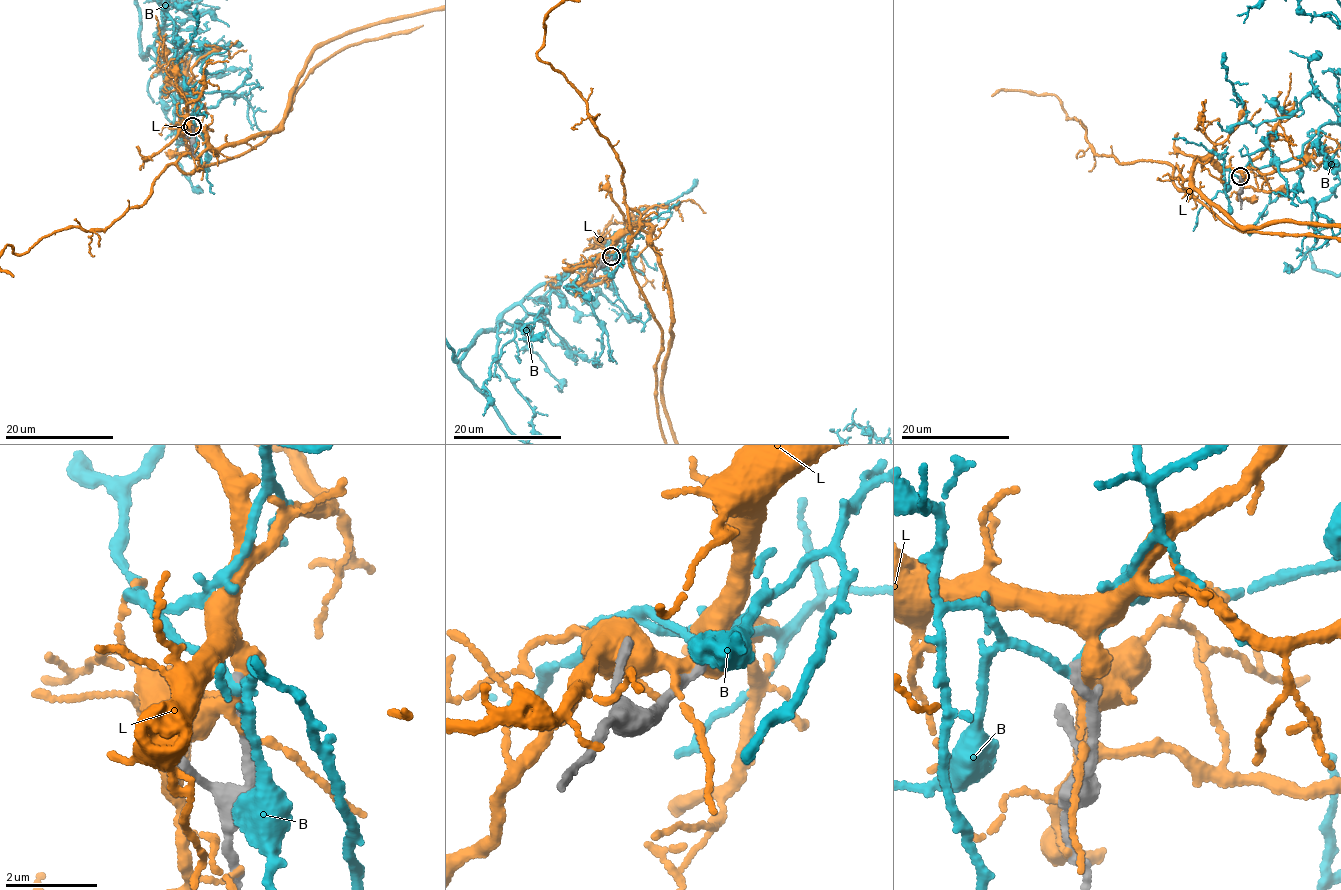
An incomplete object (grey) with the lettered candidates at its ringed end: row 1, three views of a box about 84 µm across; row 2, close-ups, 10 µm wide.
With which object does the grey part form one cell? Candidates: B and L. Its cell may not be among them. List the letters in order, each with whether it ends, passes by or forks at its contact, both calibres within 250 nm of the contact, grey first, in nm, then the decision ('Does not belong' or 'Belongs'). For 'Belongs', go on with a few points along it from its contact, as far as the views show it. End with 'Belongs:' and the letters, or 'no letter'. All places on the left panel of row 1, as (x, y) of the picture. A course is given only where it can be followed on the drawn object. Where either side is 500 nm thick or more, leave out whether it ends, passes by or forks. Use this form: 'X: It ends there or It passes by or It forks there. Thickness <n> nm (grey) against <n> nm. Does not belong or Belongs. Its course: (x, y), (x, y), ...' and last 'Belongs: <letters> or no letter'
B: It passes by. Thickness 240 nm (grey) against 170 nm. Does not belong
L: It forks there. Thickness 280 nm (grey) against 280 nm. Does not belong
Belongs: no letter

